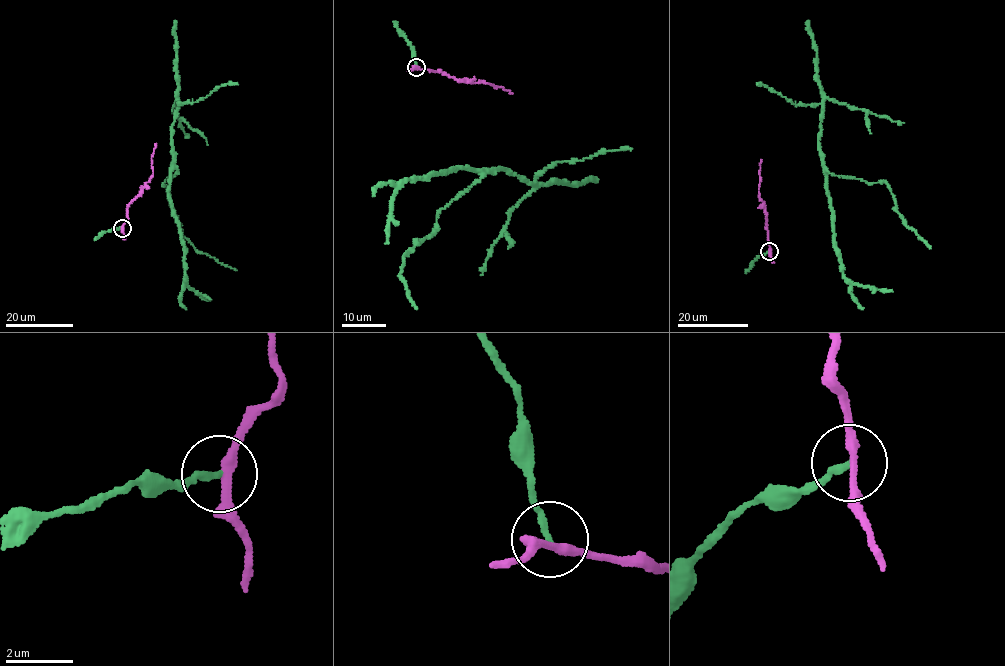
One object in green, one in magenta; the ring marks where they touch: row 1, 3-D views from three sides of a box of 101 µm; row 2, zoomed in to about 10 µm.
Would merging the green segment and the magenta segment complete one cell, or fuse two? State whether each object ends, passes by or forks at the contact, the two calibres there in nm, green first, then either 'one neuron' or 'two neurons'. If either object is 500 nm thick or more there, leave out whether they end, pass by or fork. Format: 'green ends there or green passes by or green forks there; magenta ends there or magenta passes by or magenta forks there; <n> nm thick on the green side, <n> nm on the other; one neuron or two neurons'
green ends there; magenta passes by; 160 nm thick on the green side, 240 nm on the other; two neurons

